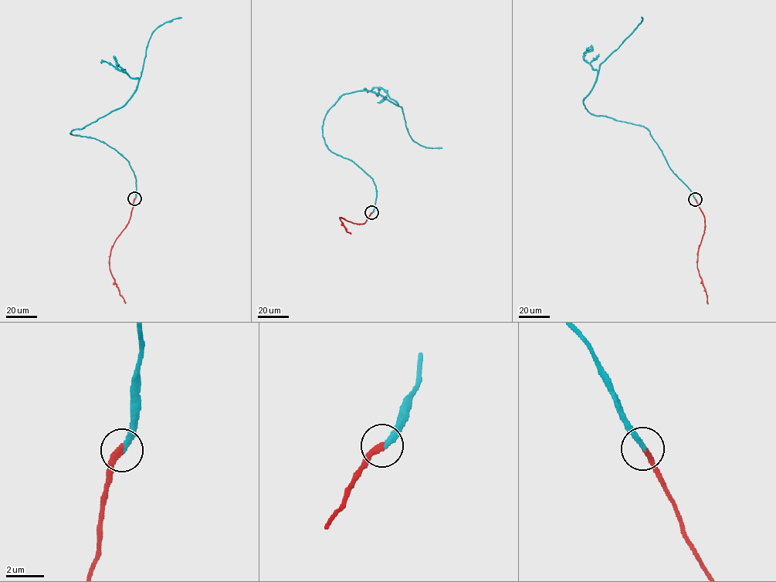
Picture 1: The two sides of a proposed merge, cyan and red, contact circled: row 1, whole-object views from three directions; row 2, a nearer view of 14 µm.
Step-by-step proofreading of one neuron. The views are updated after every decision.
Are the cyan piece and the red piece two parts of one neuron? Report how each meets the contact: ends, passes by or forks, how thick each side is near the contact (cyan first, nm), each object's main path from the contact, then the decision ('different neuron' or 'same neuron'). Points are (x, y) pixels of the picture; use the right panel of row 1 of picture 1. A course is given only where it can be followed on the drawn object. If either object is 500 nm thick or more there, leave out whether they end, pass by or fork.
cyan ends; red ends; calibres 280 and 340 nm; course cyan (695, 199), (670, 168), (647, 128), (591, 114), (584, 103), (596, 80), (599, 65), (639, 24), (641, 17); course red (695, 199), (704, 217), (704, 232), (698, 248), (697, 268), (708, 303); same neuron

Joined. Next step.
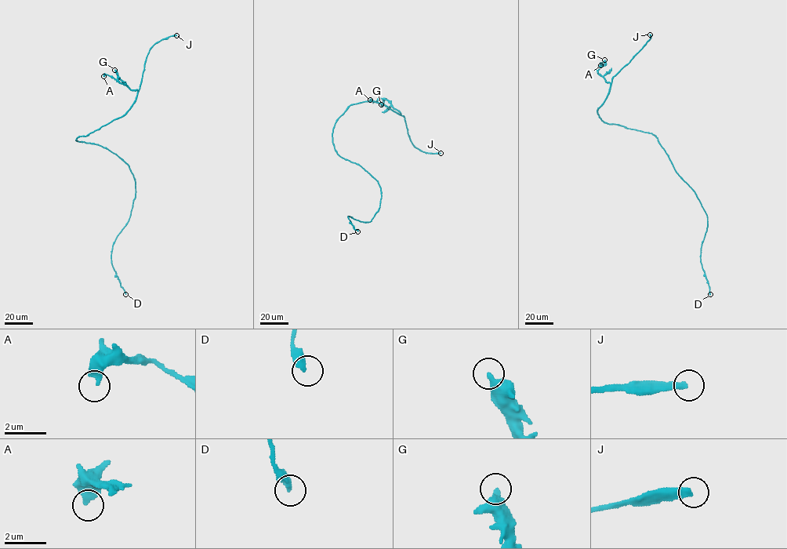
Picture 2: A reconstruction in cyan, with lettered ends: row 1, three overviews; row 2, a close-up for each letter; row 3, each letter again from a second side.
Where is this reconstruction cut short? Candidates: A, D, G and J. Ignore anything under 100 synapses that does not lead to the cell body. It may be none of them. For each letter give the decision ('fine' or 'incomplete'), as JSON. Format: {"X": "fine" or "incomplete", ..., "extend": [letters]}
{"A": "fine", "D": "fine", "G": "fine", "J": "incomplete", "extend": ["J"]}

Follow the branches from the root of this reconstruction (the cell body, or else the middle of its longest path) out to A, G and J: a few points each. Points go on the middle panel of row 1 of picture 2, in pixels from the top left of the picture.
A: (339, 155), (332, 143), (333, 129), (336, 120), (350, 105), (374, 101), (400, 114), (386, 99), (370, 99)
G: (339, 155), (332, 141), (336, 120), (350, 105), (368, 101), (384, 104), (400, 114), (386, 99), (381, 104)
J: (339, 155), (332, 141), (336, 120), (350, 105), (374, 101), (403, 116), (415, 147), (440, 153)

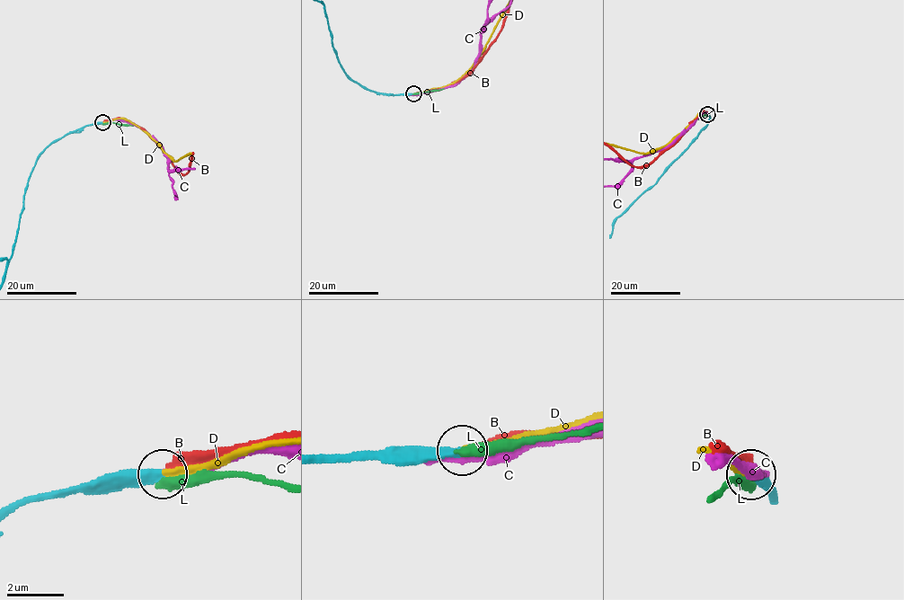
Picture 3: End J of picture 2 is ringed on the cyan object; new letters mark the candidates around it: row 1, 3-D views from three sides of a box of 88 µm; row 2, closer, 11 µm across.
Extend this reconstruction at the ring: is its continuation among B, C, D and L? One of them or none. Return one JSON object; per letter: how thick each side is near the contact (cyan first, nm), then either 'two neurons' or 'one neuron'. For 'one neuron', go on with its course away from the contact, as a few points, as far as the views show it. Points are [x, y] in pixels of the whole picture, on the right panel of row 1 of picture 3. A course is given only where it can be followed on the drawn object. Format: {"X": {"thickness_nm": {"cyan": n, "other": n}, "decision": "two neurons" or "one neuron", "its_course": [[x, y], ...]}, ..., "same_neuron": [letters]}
{"B": {"thickness_nm": {"cyan": 360, "other": 320}, "decision": "two neurons"}, "C": {"thickness_nm": {"cyan": 550, "other": 320}, "decision": "two neurons"}, "D": {"thickness_nm": {"cyan": 360, "other": 280}, "decision": "one neuron"}, "L": {"thickness_nm": {"cyan": 400, "other": 360}, "decision": "two neurons"}, "same_neuron": ["D"]}

